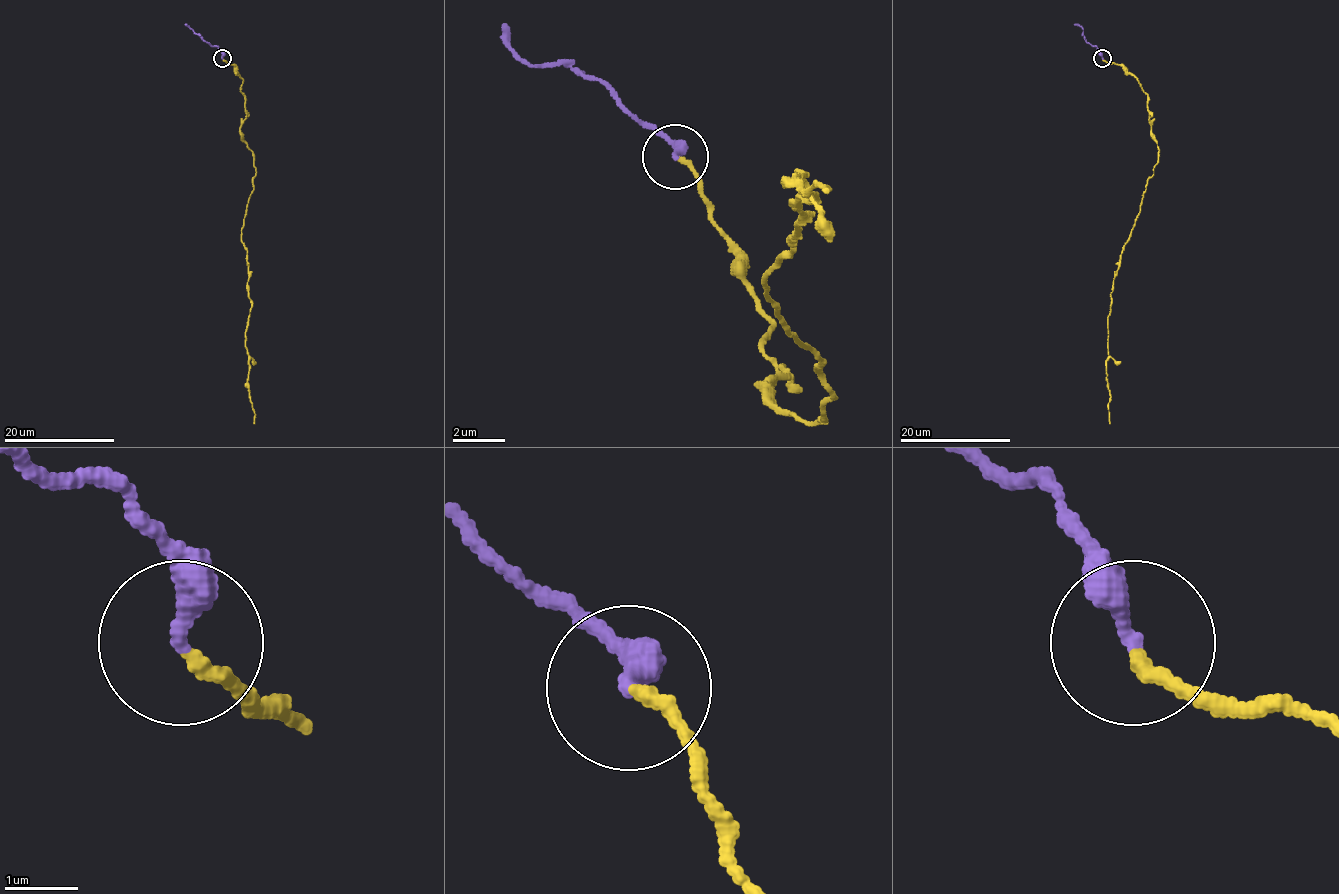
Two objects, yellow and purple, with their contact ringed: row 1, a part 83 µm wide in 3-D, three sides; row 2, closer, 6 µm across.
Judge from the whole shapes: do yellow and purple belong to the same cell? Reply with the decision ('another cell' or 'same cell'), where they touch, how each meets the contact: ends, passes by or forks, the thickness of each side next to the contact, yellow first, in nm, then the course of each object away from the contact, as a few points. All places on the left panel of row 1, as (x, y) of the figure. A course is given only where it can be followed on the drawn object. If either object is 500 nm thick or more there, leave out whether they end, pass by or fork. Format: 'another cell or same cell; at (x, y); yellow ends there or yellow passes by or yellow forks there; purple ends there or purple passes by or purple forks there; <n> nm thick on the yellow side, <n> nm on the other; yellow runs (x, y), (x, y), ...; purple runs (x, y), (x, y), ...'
same cell; at (222, 58); yellow ends there; purple ends there; 180 nm thick on the yellow side, 320 nm on the other; yellow runs (222, 59), (242, 79), (241, 137), (255, 174), (241, 231), (253, 423); purple runs (222, 58), (216, 47), (212, 47), (186, 23)

